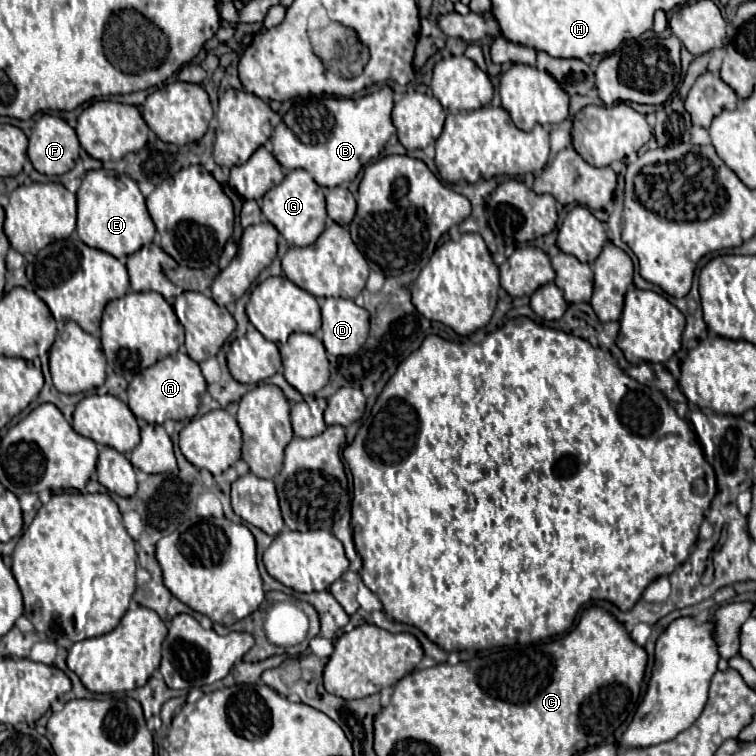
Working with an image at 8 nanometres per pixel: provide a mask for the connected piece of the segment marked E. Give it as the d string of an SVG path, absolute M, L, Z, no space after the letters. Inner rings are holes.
M104 169L88 171L82 177L78 197L76 232L78 237L94 249L106 251L116 259L124 259L144 245L150 245L156 233L154 221L146 209L146 199L134 179L128 175L108 175Z

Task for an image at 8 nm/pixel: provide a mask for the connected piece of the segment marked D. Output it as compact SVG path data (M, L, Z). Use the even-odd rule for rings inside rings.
M330 297L322 305L322 343L330 355L354 355L368 337L368 311L352 299Z

